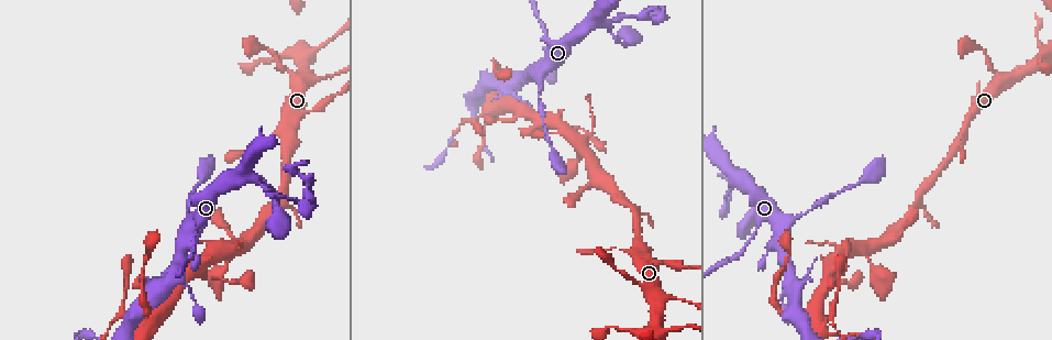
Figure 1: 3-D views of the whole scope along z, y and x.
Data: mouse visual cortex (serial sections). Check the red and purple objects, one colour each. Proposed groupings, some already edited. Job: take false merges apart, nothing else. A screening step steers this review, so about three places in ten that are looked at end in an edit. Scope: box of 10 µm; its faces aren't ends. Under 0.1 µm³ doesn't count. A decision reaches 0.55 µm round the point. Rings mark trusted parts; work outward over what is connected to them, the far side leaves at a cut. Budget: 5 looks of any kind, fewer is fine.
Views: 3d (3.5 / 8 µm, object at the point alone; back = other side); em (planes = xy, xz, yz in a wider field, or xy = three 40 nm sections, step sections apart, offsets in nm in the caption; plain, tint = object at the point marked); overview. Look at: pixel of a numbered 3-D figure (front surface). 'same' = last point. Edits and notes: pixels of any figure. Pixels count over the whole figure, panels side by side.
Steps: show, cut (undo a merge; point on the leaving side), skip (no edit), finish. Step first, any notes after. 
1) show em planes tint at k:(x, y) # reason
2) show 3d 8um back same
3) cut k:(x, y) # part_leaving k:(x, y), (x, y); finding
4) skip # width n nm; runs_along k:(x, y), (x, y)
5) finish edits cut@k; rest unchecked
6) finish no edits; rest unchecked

show em planes tint at 1:(588, 152) # arms part here

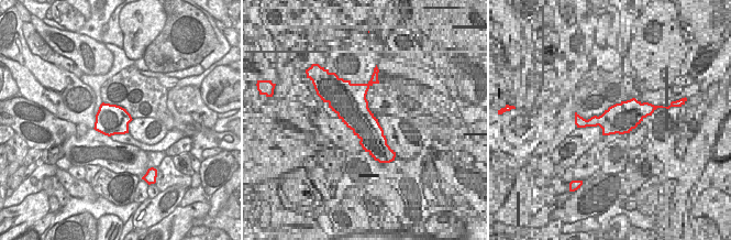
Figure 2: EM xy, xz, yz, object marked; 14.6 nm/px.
show 3d 3.5um same

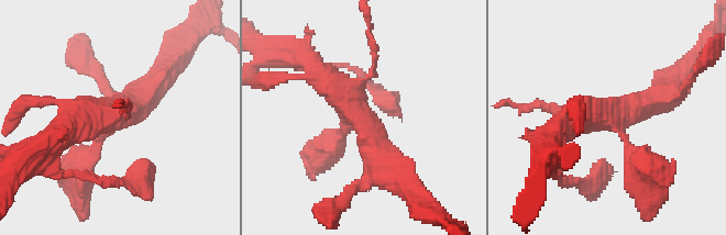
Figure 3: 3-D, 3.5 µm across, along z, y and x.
skip # width 440 nm; runs_along 3:(389, 171), (362, 118), (308, 62); all the same cell

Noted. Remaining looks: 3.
show 3d 3.5um at 1:(510, 103) # a fork

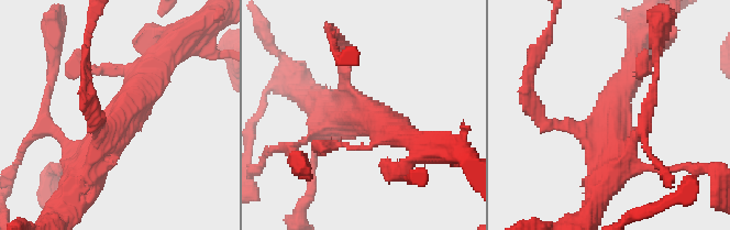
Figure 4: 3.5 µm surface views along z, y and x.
show em xy step 2 tint at 4:(121, 118) # arms 3; arm_widths 150, 350, 400 nm

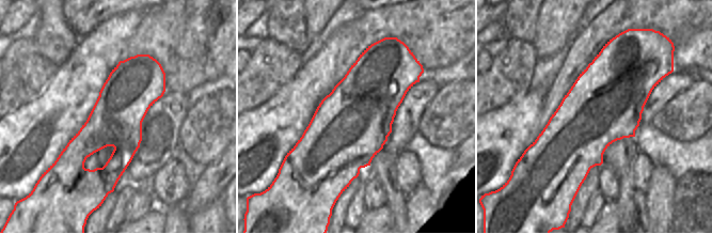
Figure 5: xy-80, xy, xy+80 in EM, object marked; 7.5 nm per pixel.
skip # width 550 nm; runs_along 4:(164, 63), (86, 157), (69, 148); all the same cell

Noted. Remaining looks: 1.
finish no edits; rest unchecked

